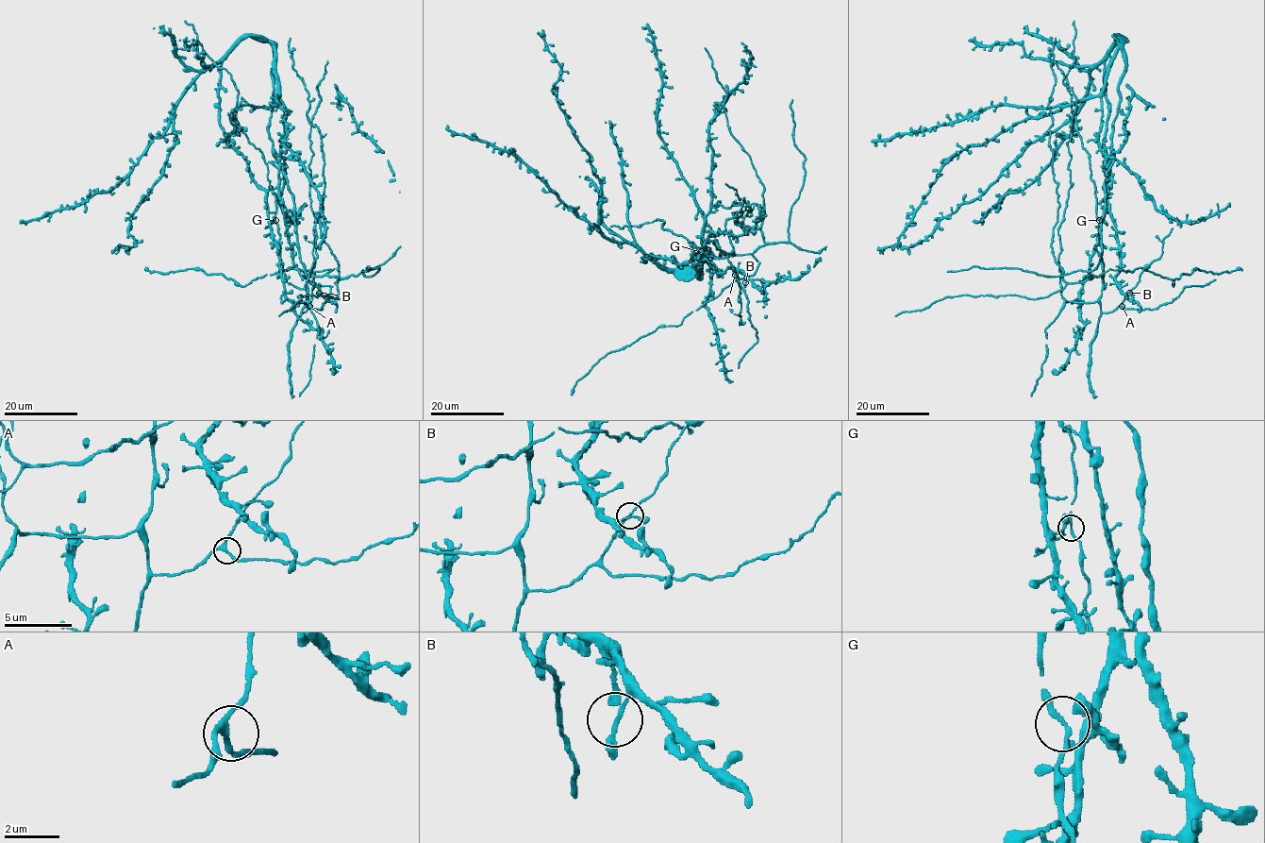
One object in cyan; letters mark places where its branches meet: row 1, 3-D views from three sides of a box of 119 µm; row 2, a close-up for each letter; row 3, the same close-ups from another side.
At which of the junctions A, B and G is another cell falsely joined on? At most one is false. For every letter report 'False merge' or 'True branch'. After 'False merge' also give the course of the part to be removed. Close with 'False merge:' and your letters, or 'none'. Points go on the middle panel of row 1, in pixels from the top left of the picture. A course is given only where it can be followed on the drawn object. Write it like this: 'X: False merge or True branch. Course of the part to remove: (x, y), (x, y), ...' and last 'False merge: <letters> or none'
A: True branch
B: True branch
G: True branch
False merge: none

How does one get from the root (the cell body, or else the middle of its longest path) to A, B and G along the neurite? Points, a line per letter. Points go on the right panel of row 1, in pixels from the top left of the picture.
A: (1118, 104), (1104, 181), (1099, 303), (1103, 312), (1122, 306)
B: (1118, 104), (1124, 68), (1119, 48), (1101, 98), (1099, 149), (1119, 246), (1115, 281), (1129, 293)
G: (1118, 104), (1124, 68), (1120, 36), (1105, 60), (1104, 149), (1111, 187), (1100, 243), (1099, 220)

